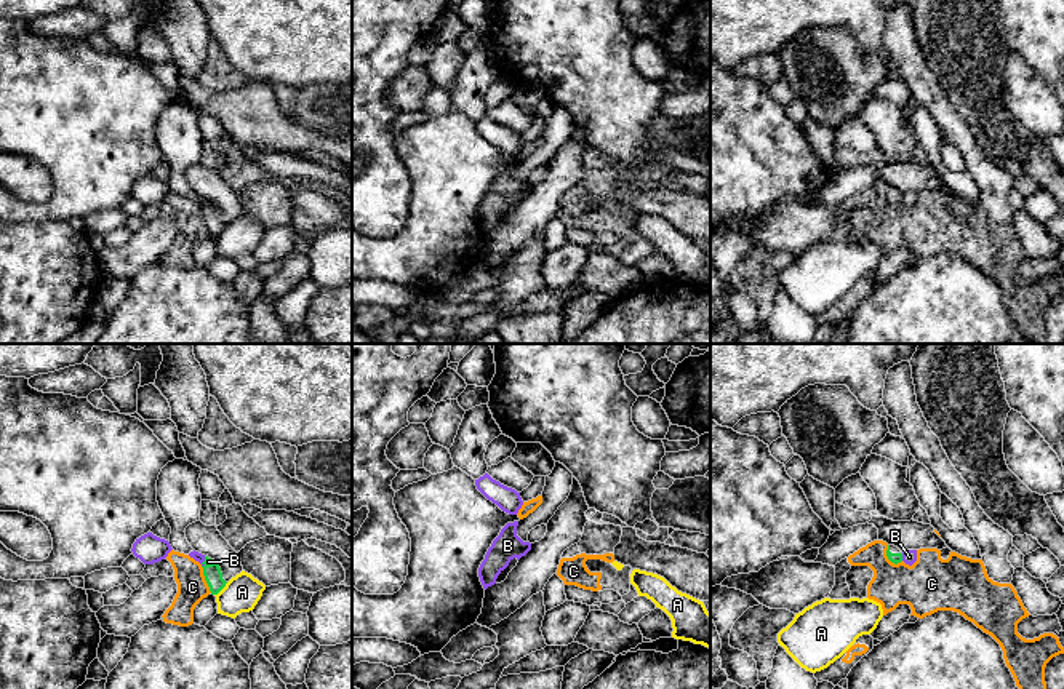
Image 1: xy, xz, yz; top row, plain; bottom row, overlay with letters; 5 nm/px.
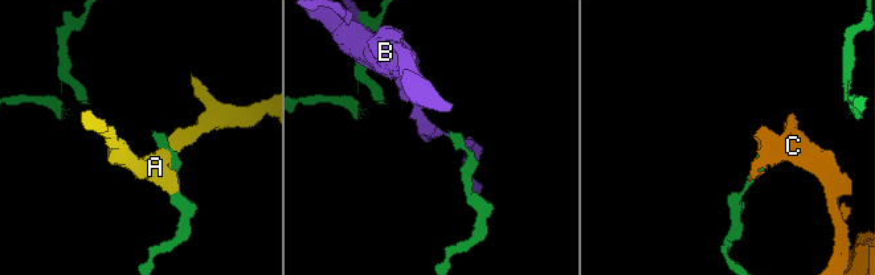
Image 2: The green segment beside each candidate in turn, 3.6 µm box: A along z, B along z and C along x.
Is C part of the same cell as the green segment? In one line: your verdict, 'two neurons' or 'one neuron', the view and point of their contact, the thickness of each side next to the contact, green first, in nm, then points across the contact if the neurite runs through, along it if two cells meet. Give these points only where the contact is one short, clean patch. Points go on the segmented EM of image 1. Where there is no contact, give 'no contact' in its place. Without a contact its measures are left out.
two neurons; meets green in yz at (888, 558); 50 nm thick on the green side, 280 nm on the other; border along yz (887, 545), (887, 557), (900, 563)

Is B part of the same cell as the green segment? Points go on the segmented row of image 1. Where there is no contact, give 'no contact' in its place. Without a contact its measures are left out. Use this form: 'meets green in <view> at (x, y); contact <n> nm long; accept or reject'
meets green in yz at (901, 557); contact 40 nm long; reject

